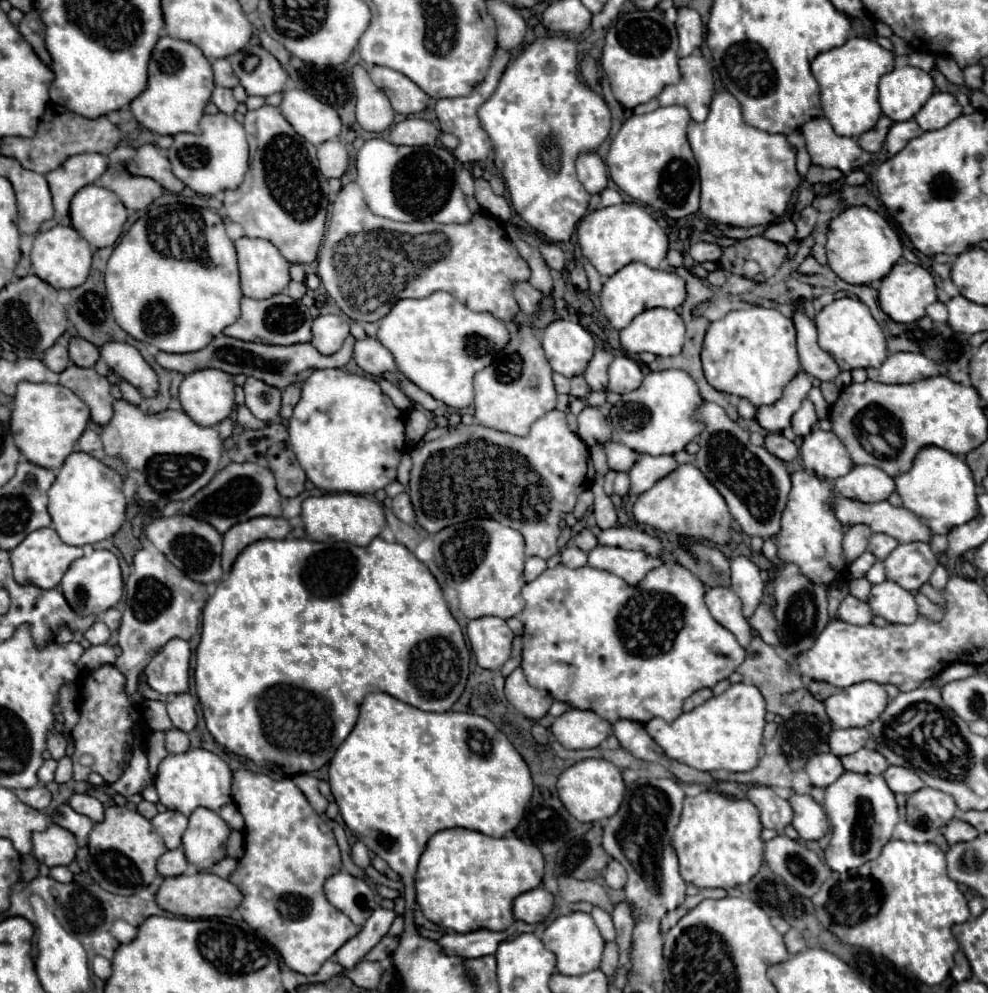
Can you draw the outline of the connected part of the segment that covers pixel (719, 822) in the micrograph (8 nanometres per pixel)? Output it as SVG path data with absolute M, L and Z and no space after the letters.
M711 789L699 793L697 797L685 797L681 823L677 825L673 837L681 877L699 889L731 889L749 883L763 863L761 829L759 811L747 799L729 799Z

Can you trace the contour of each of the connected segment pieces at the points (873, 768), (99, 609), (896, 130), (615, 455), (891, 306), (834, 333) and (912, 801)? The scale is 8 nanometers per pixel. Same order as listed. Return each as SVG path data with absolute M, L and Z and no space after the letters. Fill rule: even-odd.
M859 749L857 753L851 753L847 757L841 757L841 763L845 771L855 771L855 773L871 773L871 775L881 775L889 763L879 751L871 749Z
M93 551L87 557L81 557L71 565L61 581L61 591L79 617L101 615L103 611L115 607L123 595L123 579L119 569L119 559L111 551Z
M911 119L911 121L901 121L901 123L893 123L893 127L889 129L889 135L887 135L887 141L885 141L885 147L891 155L899 153L907 141L915 139L915 137L921 137L923 135L923 129L919 129L919 125Z
M617 441L605 443L605 453L607 453L609 467L615 471L629 471L631 465L635 465L635 461L639 459L639 453L635 453L633 449L627 449L623 443L617 443Z
M899 261L889 275L885 275L879 283L879 303L881 309L899 323L913 323L925 317L925 309L937 301L937 289L935 289L935 279L933 275L915 263L909 261Z
M853 297L835 299L817 313L815 325L819 331L819 347L827 351L835 359L835 363L845 371L853 371L859 367L863 369L879 367L887 359L885 335L877 325L877 321L871 317L869 307L859 299Z
M923 787L907 799L907 821L919 829L941 829L955 817L955 811L955 799L931 787Z

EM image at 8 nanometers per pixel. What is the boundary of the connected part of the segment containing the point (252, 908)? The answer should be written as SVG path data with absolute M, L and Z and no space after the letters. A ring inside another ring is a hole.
M251 771L233 773L233 803L245 817L245 855L239 859L237 869L231 873L231 883L243 893L239 913L251 929L271 941L283 961L297 973L313 975L319 967L351 937L359 933L359 927L335 909L323 893L327 877L341 869L341 853L331 827L313 811L303 791L291 779L271 779L267 775L255 775Z

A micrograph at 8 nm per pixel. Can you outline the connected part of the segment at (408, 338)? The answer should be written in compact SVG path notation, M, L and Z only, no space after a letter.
M437 291L425 299L397 301L379 321L377 339L393 353L407 379L459 411L473 403L473 375L491 365L499 349L511 341L511 335L495 315L471 311L451 293Z

